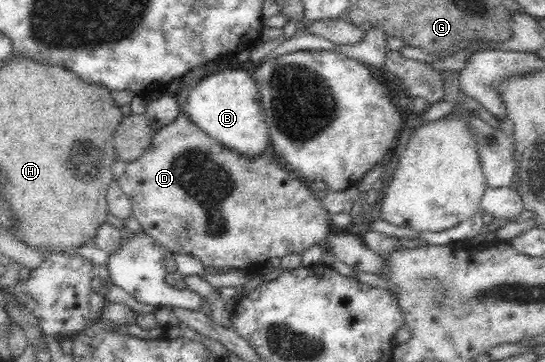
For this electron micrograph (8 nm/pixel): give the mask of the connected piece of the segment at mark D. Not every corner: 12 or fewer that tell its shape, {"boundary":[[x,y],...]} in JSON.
{"boundary":[[178,113],[117,179],[173,254],[245,270],[323,241],[335,230],[309,183]]}

